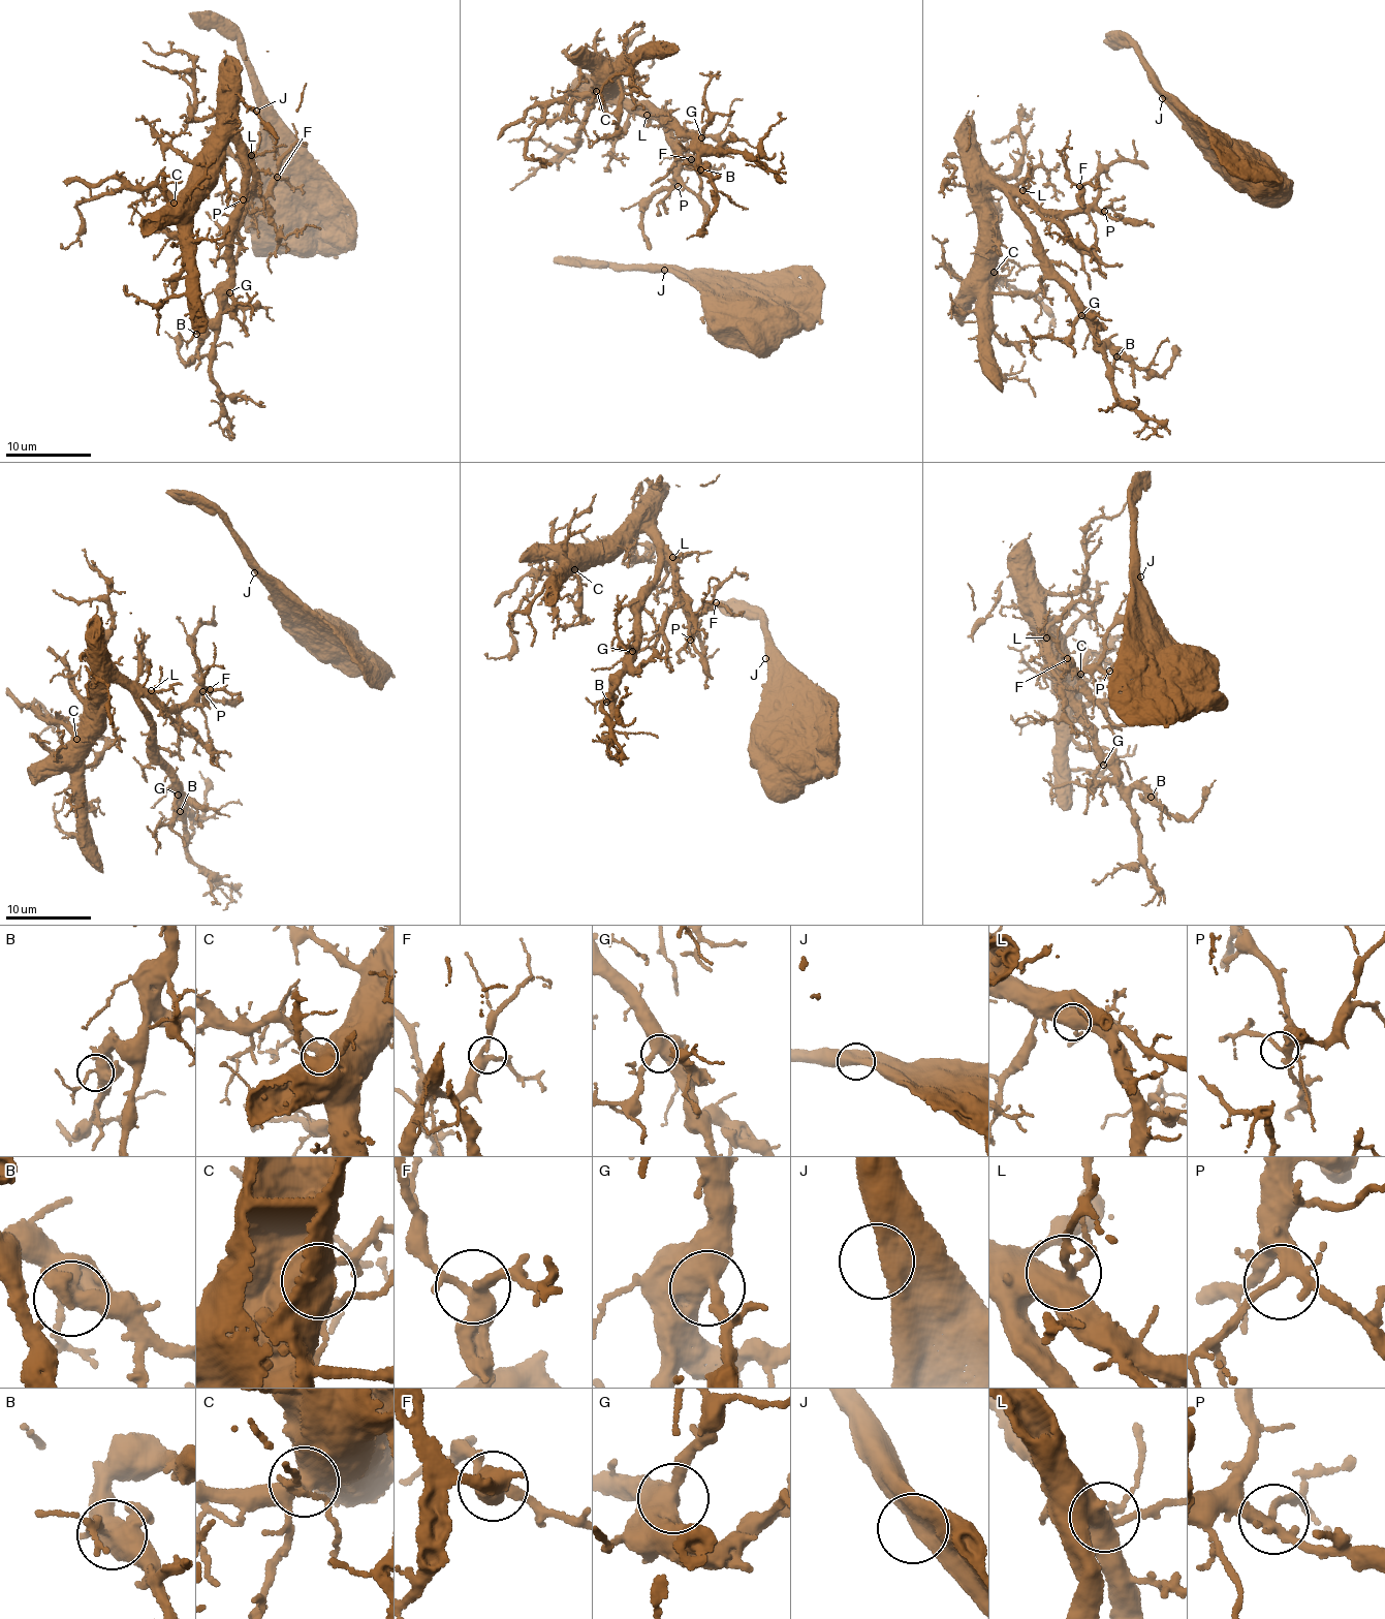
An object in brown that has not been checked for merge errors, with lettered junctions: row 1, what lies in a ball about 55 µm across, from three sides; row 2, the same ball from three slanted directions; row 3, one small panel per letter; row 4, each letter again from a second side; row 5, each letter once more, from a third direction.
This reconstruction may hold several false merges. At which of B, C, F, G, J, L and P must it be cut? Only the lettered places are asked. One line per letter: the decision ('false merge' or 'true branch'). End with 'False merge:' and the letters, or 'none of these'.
B: true branch
C: true branch
F: true branch
G: true branch
J: true branch
L: true branch
P: true branch
False merge: none of these

